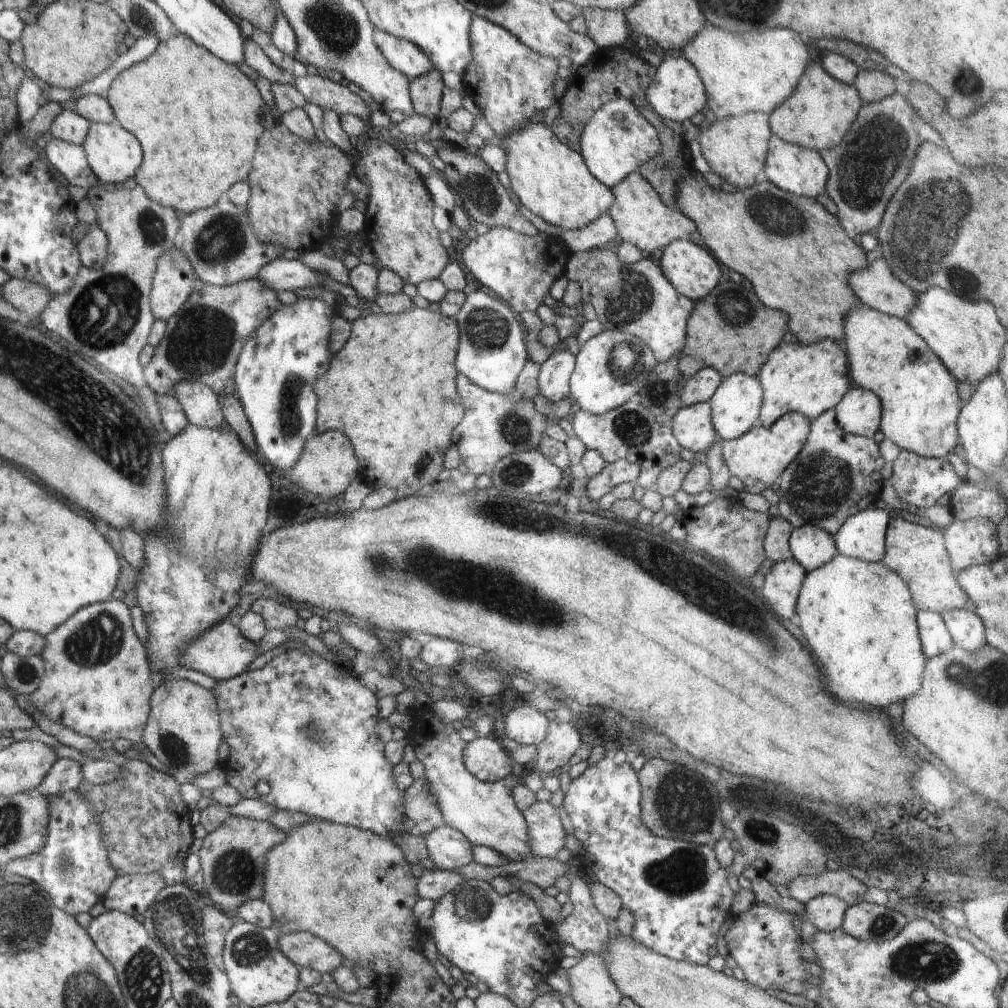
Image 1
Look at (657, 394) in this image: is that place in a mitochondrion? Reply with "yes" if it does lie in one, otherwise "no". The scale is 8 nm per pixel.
yes

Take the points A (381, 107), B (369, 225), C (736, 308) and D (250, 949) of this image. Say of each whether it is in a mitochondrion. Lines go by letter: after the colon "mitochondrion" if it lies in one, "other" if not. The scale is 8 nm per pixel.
A: other
B: other
C: mitochondrion
D: mitochondrion

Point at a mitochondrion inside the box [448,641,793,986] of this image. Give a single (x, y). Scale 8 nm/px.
(690, 812)

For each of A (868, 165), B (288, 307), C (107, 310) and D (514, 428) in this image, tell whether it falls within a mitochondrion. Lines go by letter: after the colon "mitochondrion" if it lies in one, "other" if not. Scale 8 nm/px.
A: mitochondrion
B: other
C: mitochondrion
D: mitochondrion

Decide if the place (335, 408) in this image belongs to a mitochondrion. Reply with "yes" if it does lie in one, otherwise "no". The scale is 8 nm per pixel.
no

